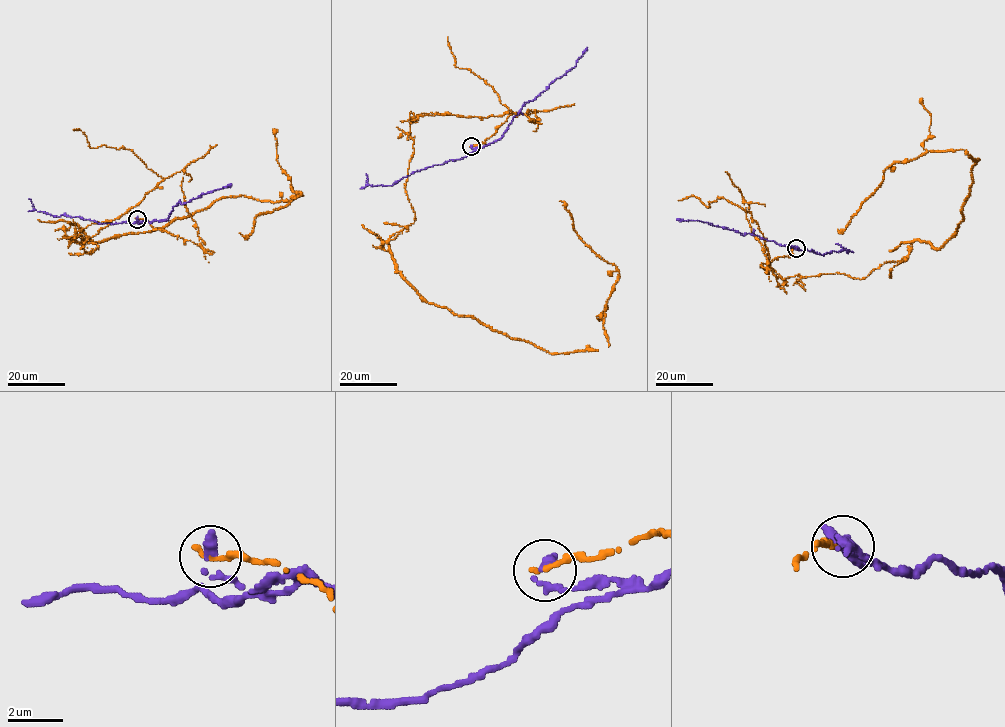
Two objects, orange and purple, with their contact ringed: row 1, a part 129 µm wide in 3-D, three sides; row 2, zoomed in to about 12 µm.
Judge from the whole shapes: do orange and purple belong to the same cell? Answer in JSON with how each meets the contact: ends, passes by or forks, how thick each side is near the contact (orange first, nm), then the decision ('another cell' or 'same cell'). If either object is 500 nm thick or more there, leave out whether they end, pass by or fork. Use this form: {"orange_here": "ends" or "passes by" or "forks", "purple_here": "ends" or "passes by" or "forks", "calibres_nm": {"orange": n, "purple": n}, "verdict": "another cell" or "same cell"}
{"orange_here": "ends", "purple_here": "ends", "calibres_nm": {"orange": 240, "purple": 360}, "verdict": "another cell"}

